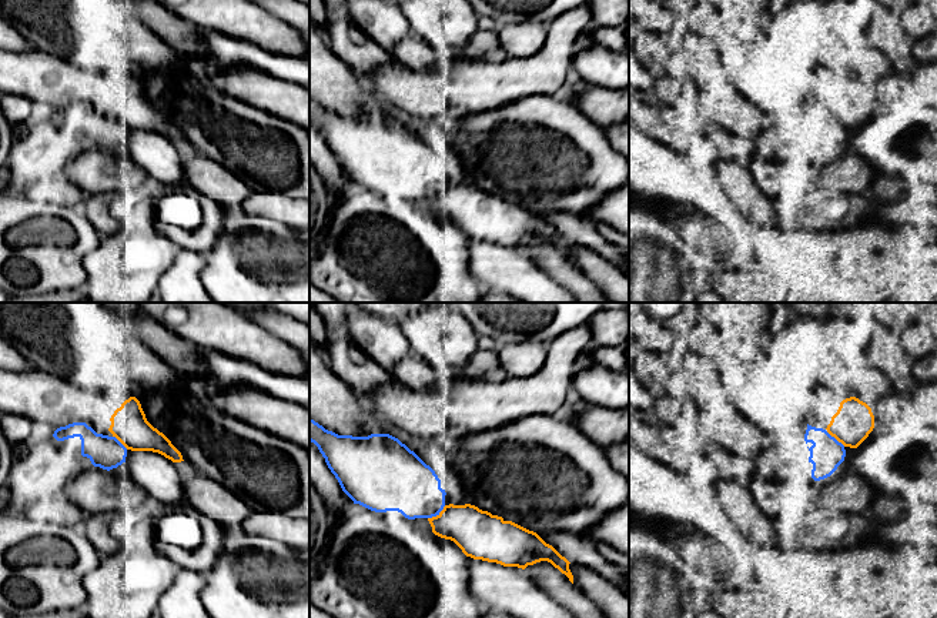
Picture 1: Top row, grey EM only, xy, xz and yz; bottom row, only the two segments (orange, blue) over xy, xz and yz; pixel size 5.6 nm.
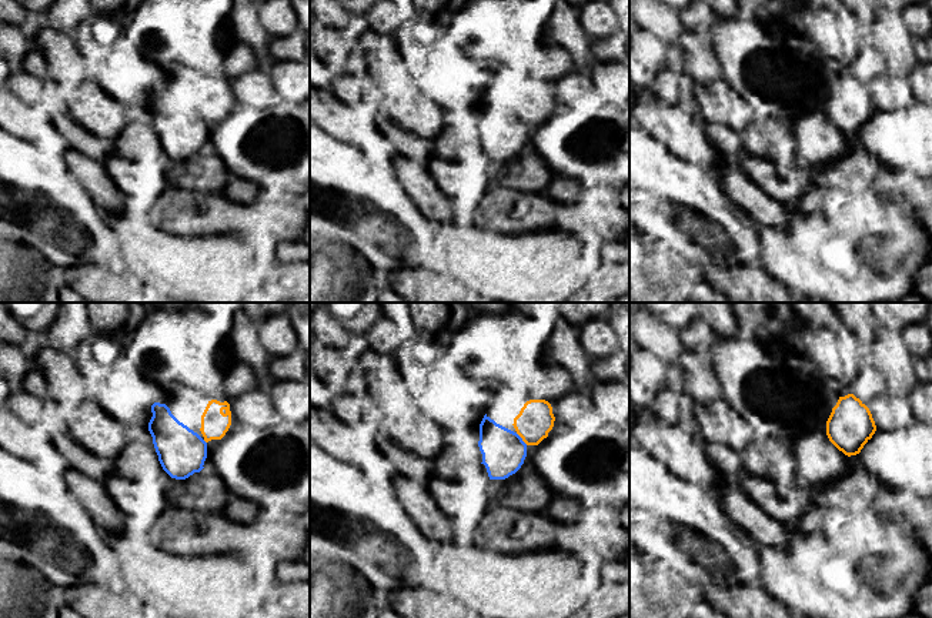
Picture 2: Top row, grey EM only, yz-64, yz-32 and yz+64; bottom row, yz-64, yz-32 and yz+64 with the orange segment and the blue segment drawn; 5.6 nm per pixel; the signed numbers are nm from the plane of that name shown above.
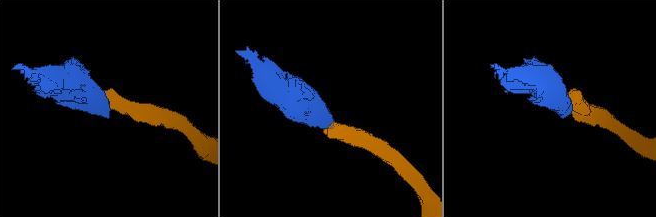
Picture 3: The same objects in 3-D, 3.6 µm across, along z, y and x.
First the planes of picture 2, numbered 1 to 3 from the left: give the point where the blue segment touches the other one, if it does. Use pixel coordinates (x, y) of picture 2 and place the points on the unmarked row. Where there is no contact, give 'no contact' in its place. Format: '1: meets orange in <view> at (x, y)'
1: no contact
2: meets orange in yz-32 at (521, 117)
3: no contact

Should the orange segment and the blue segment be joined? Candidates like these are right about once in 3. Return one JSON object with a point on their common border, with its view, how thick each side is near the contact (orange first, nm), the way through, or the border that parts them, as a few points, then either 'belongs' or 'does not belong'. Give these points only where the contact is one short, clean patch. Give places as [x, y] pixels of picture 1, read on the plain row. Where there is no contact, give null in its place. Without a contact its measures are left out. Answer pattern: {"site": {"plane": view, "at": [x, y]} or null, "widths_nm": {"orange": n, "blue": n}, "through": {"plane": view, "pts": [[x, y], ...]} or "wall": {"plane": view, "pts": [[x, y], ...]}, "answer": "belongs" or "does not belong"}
{"site": {"plane": "xz", "at": [437, 196]}, "widths_nm": {"orange": 260, "blue": 320}, "answer": "does not belong"}

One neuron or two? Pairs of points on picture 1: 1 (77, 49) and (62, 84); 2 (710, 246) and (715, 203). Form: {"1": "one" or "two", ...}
{"1": "two", "2": "one"}

